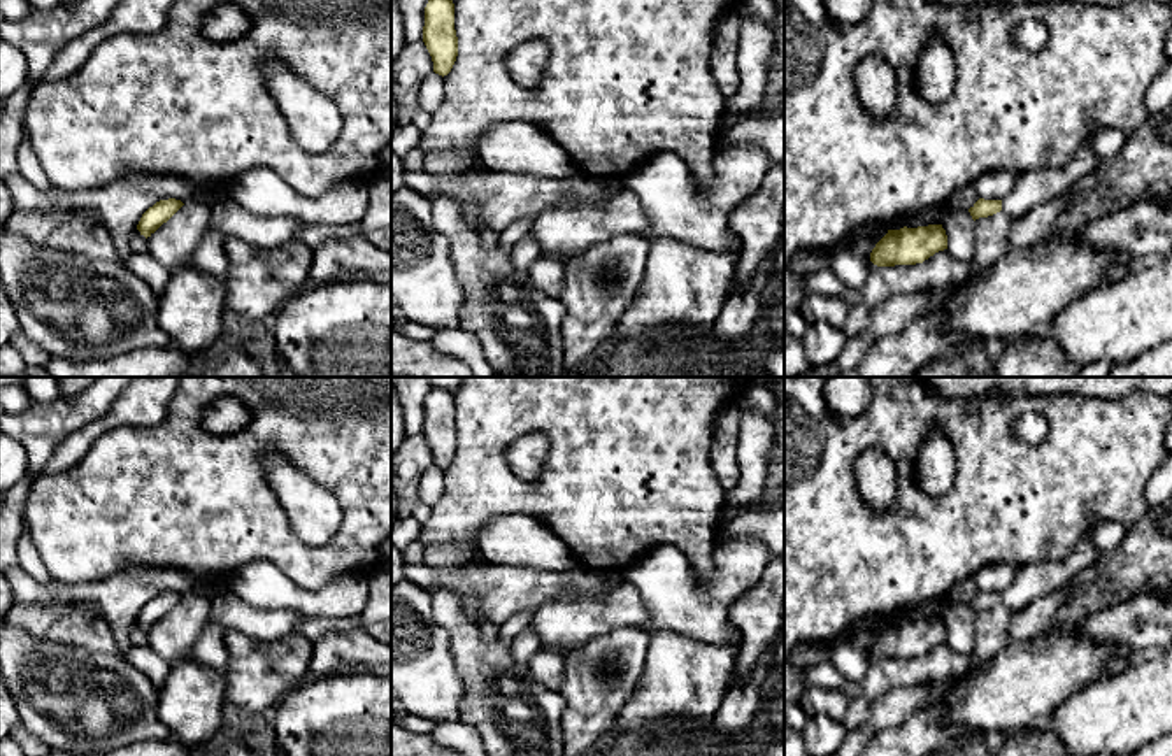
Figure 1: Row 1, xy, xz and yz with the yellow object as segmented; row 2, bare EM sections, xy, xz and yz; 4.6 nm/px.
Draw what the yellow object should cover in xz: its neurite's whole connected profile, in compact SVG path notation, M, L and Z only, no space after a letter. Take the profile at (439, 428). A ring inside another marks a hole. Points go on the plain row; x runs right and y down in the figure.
M433 388L425 400L423 435L432 449L433 465L447 468L458 449L453 393Z

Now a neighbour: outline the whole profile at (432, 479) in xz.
M432 465L419 477L419 503L430 507L439 502L444 491L444 470Z

